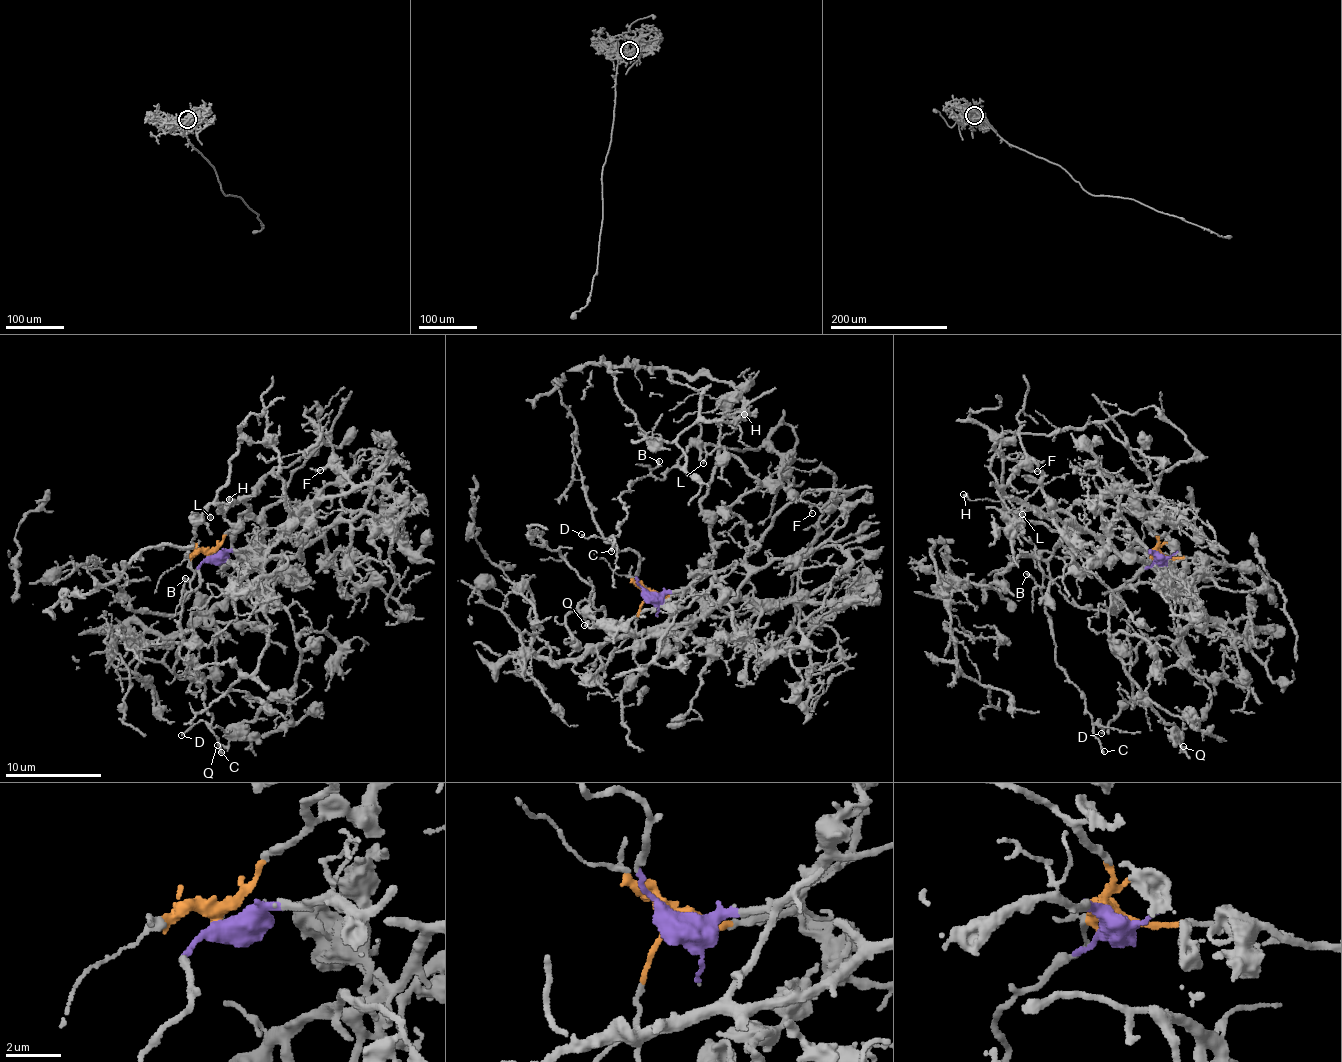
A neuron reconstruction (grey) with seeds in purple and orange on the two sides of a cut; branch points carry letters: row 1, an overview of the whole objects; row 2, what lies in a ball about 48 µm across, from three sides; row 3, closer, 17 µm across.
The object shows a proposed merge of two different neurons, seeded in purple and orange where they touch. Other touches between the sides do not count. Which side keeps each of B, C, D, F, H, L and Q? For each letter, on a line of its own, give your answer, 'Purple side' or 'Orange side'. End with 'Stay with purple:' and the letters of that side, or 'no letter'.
B: Orange side
C: Orange side
D: Orange side
F: Purple side
H: Orange side
L: Orange side
Q: Purple side
Stay with purple: F, Q

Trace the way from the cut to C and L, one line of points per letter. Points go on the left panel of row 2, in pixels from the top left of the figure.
C: (211, 554), (249, 508), (236, 499), (208, 506), (182, 606), (188, 672), (222, 752)
L: (211, 554), (234, 531), (249, 508), (236, 499), (219, 512), (220, 506), (214, 502), (206, 511), (209, 518)

